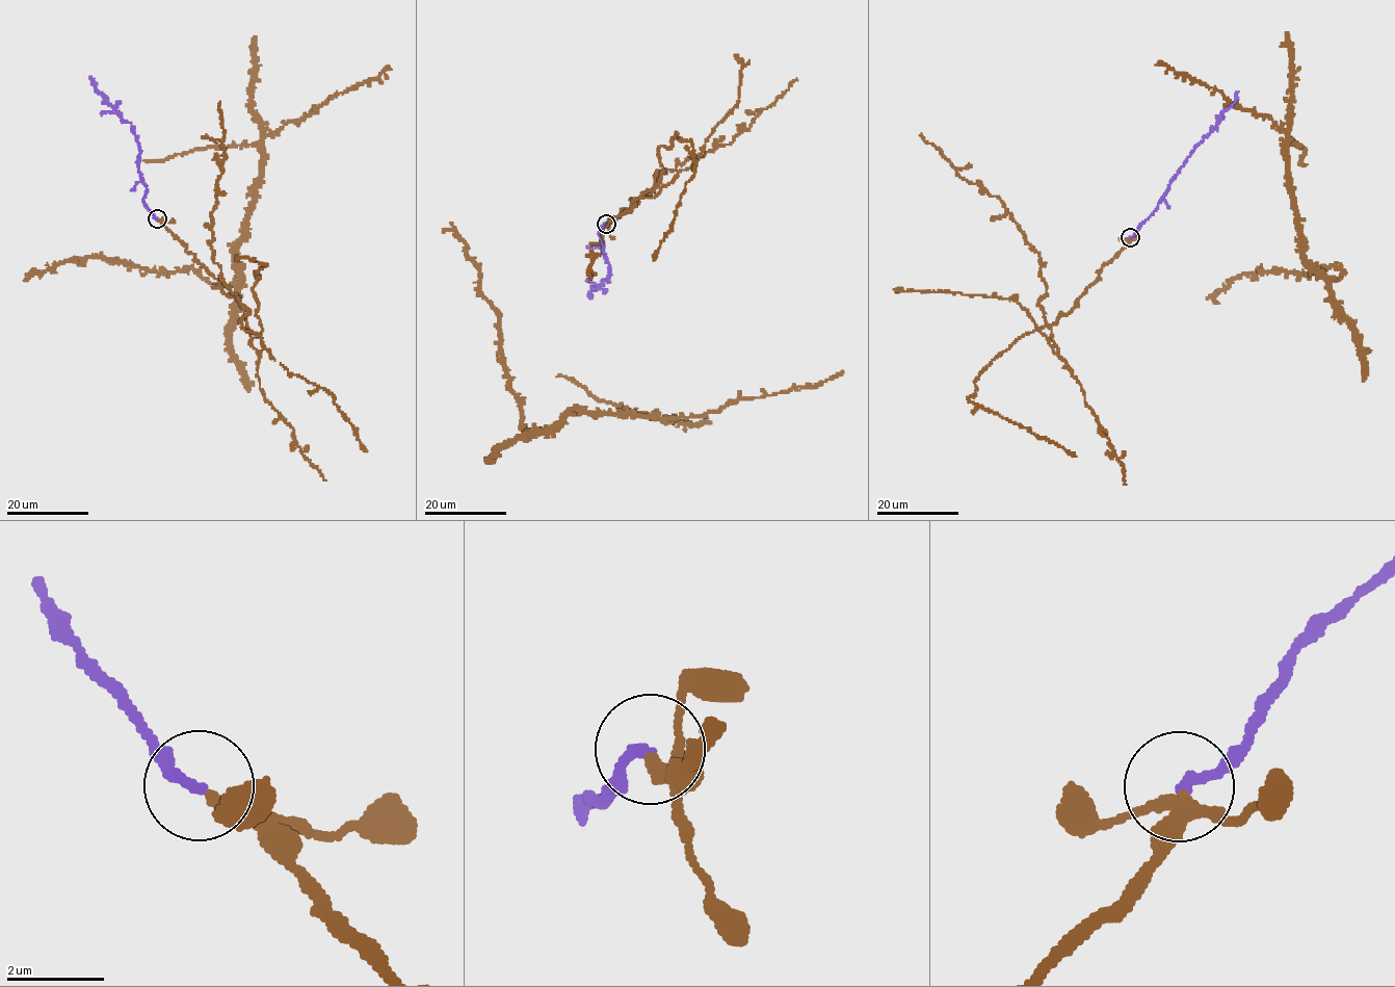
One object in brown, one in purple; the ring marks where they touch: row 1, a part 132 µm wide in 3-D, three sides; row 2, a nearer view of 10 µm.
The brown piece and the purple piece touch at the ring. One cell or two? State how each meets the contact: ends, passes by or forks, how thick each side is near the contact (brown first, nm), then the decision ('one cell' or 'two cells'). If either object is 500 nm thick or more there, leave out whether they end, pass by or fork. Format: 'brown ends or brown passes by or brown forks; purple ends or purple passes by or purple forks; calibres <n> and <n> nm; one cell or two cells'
brown passes by; purple ends; calibres 220 and 200 nm; one cell

